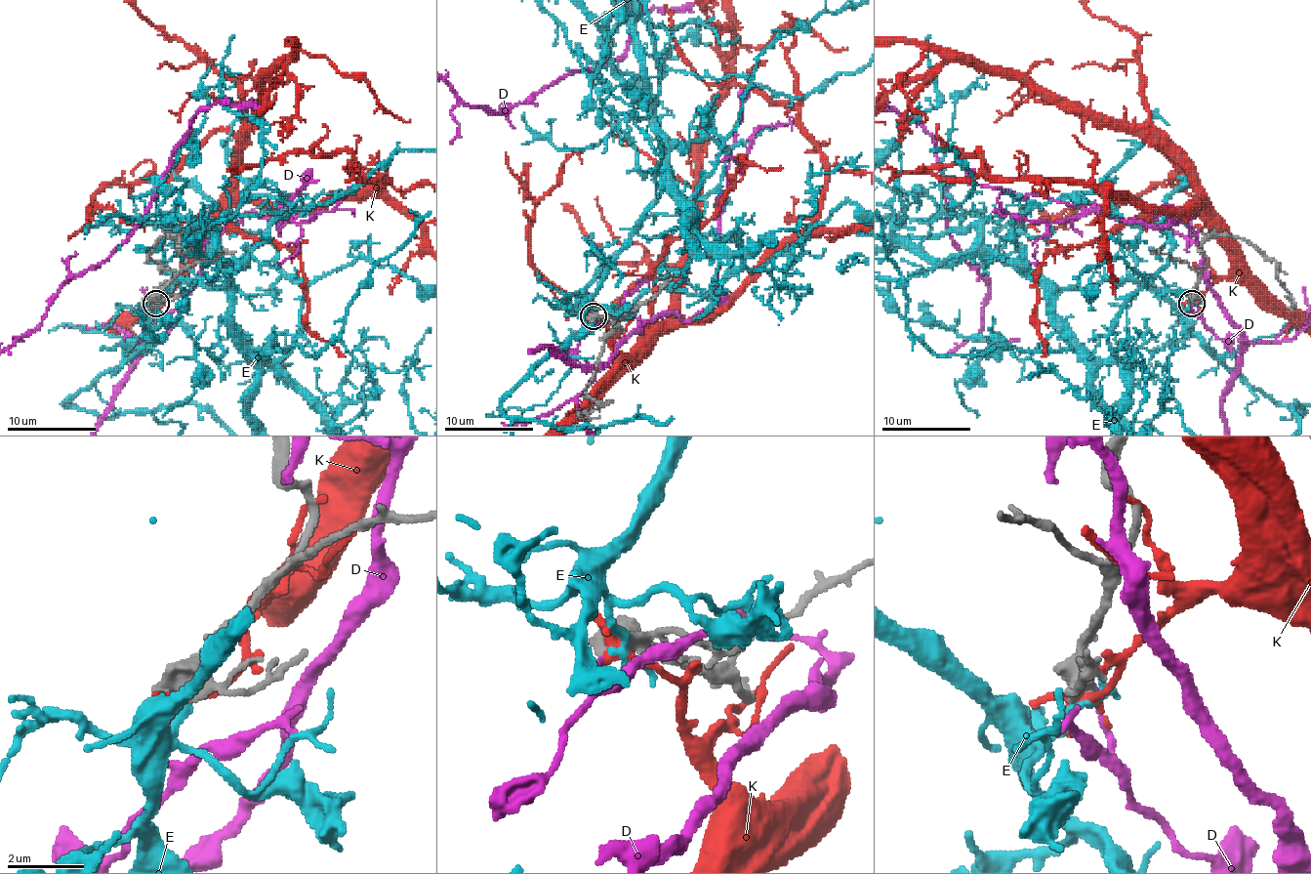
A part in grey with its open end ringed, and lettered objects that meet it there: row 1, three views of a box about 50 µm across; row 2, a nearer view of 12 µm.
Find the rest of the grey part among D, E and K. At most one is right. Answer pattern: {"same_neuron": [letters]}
{"same_neuron": ["E"]}

